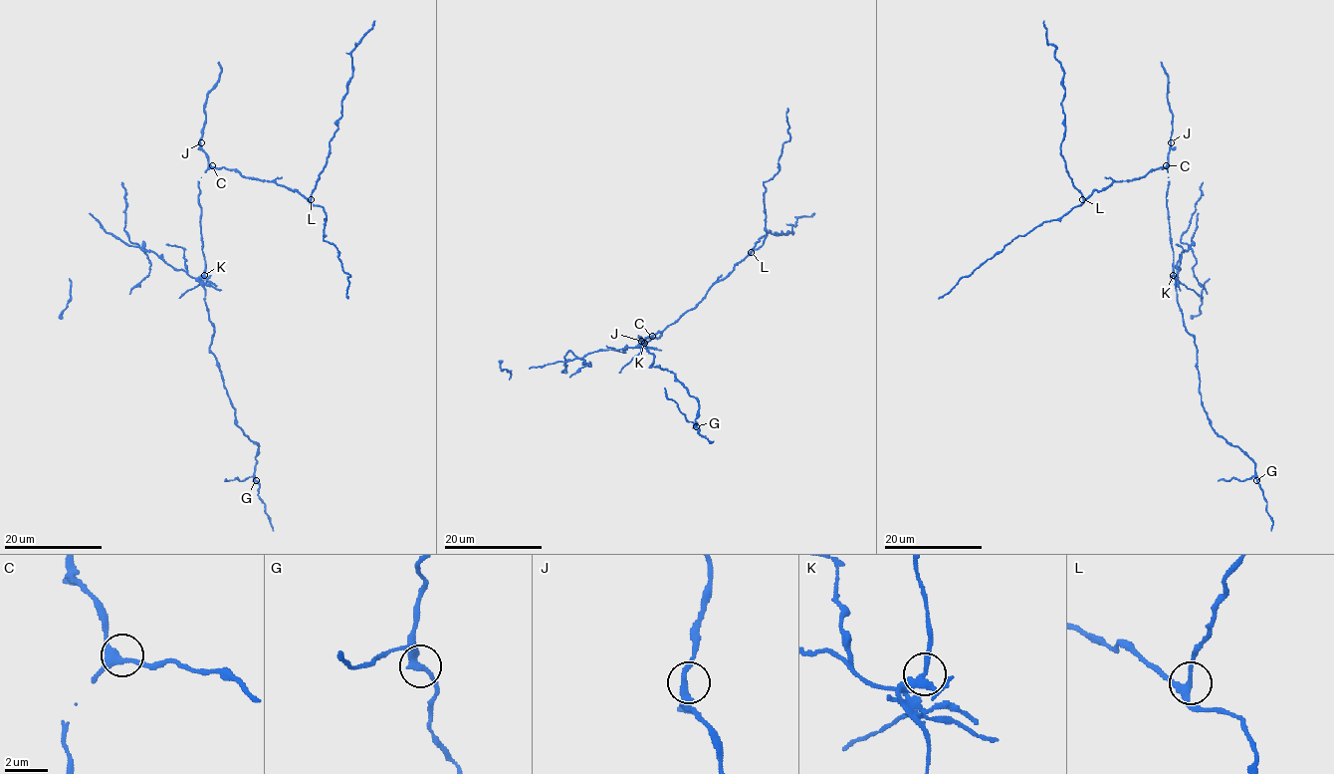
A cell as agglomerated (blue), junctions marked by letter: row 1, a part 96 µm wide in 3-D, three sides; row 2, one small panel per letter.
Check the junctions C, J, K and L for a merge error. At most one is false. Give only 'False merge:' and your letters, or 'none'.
False merge: K

